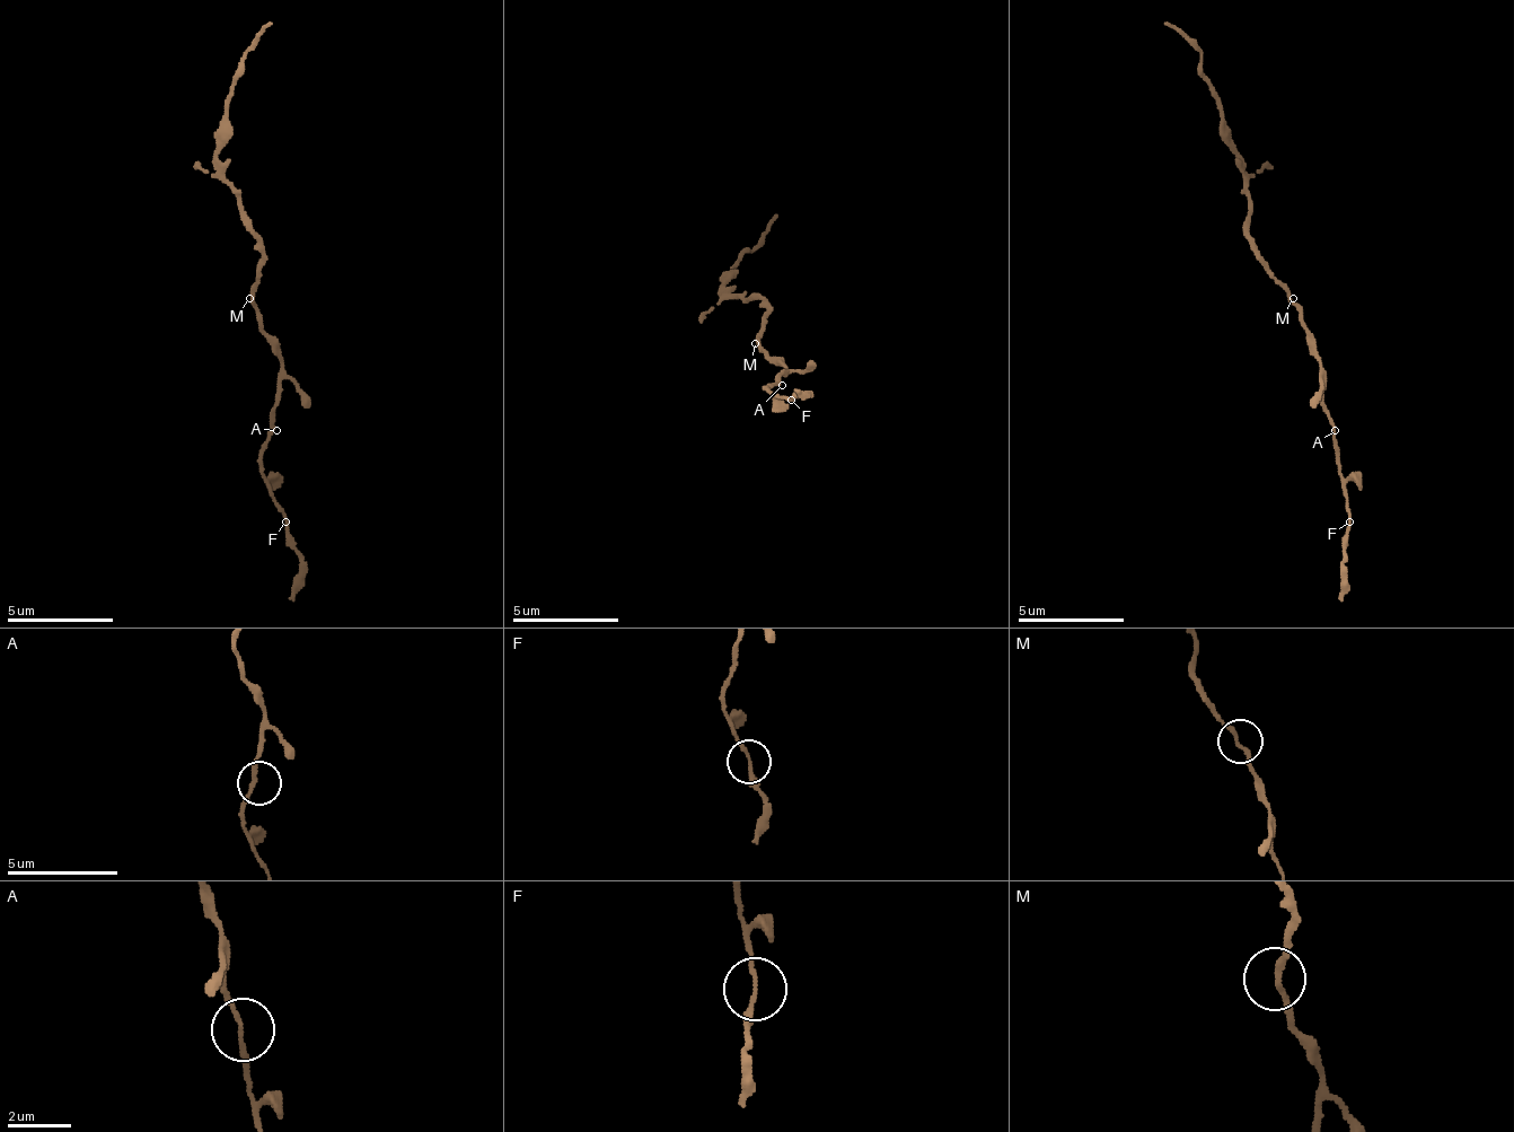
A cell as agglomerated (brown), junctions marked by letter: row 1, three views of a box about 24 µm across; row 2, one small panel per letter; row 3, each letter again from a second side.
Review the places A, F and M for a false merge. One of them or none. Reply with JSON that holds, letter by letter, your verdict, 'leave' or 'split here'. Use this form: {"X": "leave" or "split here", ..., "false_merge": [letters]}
{"A": "leave", "F": "leave", "M": "leave", "false_merge": []}

